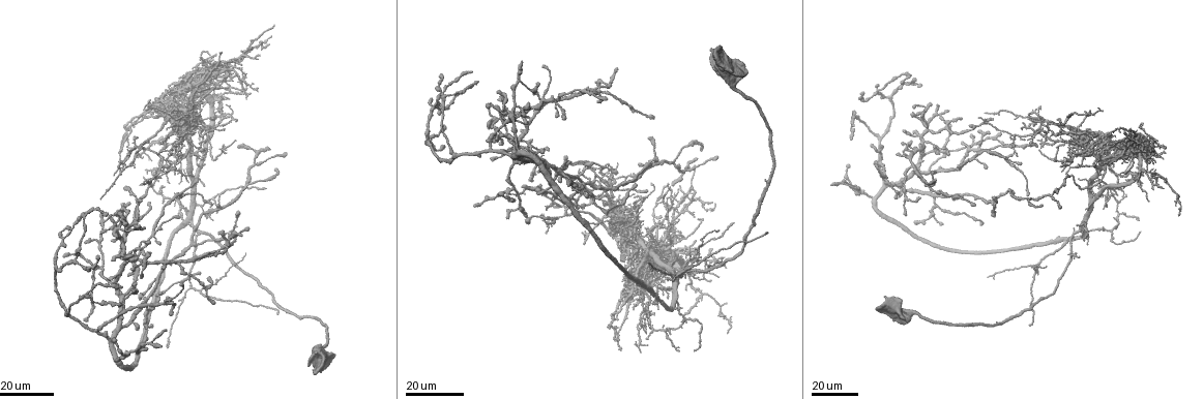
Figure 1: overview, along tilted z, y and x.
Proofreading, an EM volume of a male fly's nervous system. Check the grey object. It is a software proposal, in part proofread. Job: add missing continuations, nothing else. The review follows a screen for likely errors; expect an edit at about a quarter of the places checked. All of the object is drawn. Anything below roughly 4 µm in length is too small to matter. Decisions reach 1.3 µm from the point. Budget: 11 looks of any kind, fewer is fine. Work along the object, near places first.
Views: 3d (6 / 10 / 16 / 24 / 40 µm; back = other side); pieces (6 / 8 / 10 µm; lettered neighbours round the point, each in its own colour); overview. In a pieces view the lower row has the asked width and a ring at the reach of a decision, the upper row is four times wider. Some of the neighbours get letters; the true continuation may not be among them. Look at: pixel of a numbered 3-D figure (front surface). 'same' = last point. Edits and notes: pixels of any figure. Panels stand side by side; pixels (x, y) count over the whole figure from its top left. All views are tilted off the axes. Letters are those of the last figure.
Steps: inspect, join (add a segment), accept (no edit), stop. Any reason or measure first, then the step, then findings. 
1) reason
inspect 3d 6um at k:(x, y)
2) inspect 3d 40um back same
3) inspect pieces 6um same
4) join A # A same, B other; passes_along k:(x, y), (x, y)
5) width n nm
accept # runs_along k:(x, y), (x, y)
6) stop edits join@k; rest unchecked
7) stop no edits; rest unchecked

branch stops here
inspect 3d 40um at 1:(1029, 326)

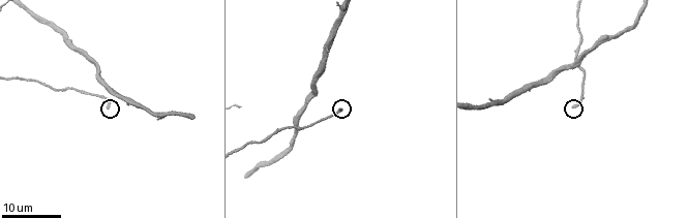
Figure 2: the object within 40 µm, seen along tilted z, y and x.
inspect pieces 10um at 2:(340, 108)

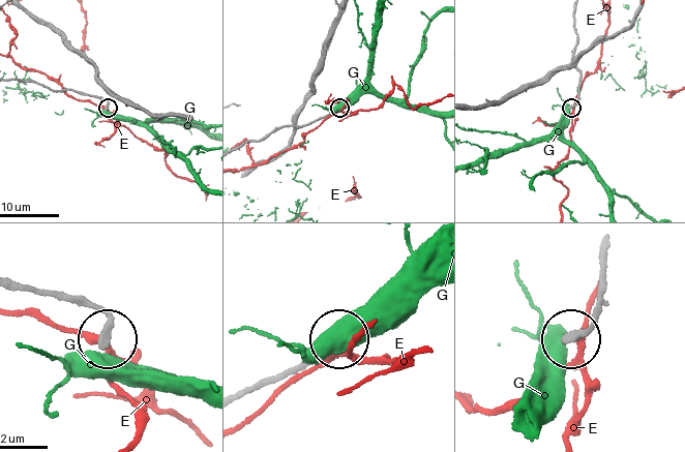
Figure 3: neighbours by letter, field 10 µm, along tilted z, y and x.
accept # E other, G other; runs_along 3:(18, 80), (99, 96), (108, 106); no lettered segment goes on from it

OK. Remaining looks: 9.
branch stops here
inspect 3d 24um at 1:(618, 318)

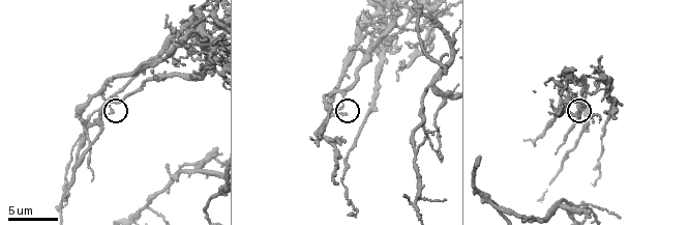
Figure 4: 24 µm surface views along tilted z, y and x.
inspect pieces 8um at 4:(111, 114)

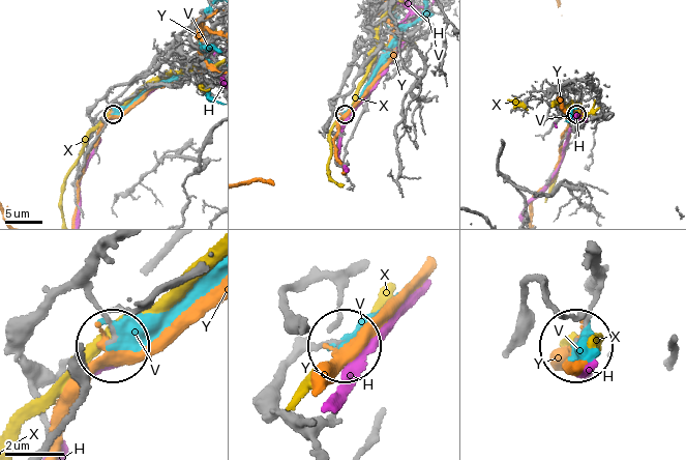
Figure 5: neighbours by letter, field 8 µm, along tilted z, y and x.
width 180 nm
accept # H other, V other, X other, Y other; runs_along 5:(156, 296), (116, 312), (114, 343); none of them fits

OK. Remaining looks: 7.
branch stops here
inspect 3d 24um at 1:(1123, 143)

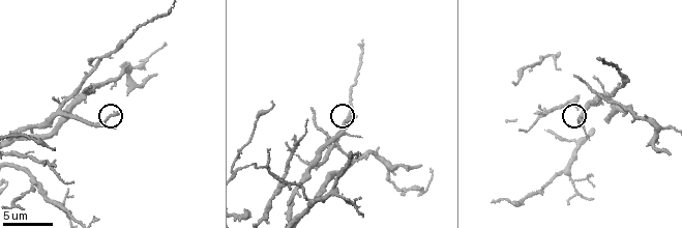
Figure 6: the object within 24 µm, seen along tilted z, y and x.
inspect pieces 10um at 6:(121, 114)

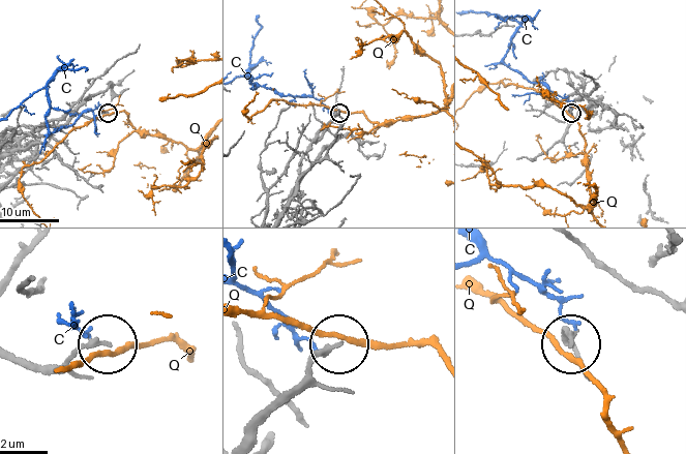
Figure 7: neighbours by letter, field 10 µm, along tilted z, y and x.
accept # C other, Q other; runs_along 7:(13, 353), (52, 365), (107, 345); none of them fits

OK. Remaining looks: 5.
tapers out
inspect 3d 6um at 6:(314, 111)

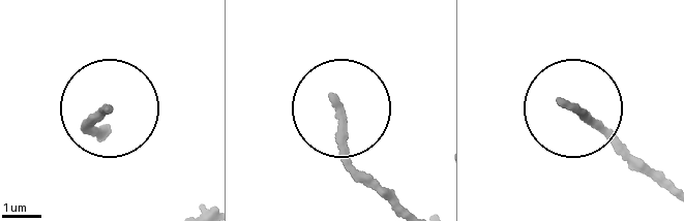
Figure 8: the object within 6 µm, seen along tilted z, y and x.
inspect pieces 6um at 8:(110, 110)

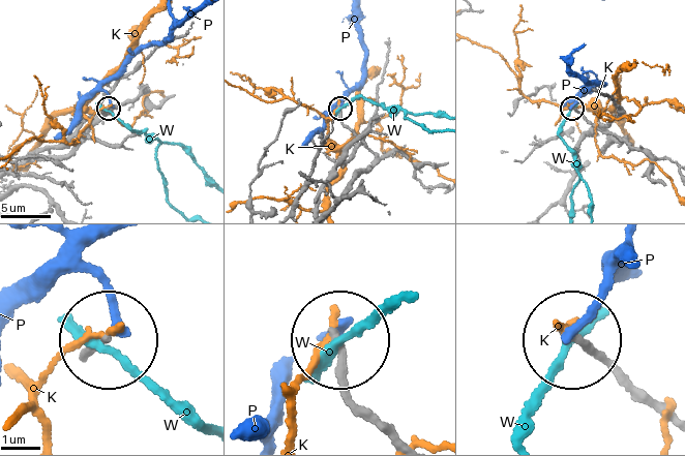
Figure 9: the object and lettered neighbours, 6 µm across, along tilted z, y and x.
accept # K other, P other, W other; runs_along 9:(381, 432), (337, 347); no lettered segment goes on from it

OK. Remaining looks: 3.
free end
inspect 3d 24um at 1:(1146, 202)

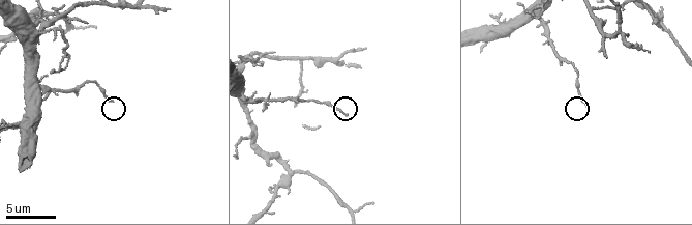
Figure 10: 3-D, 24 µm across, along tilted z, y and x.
inspect pieces 8um at 10:(113, 102)

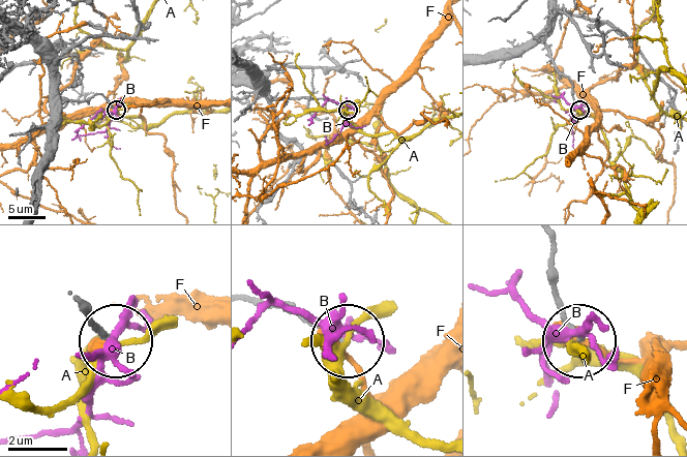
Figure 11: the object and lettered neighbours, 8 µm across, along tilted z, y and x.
accept # A other, B other, F other; runs_along 11:(550, 249), (553, 294), (578, 335); none of them fits

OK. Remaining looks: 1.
stop no edits; rest unchecked

